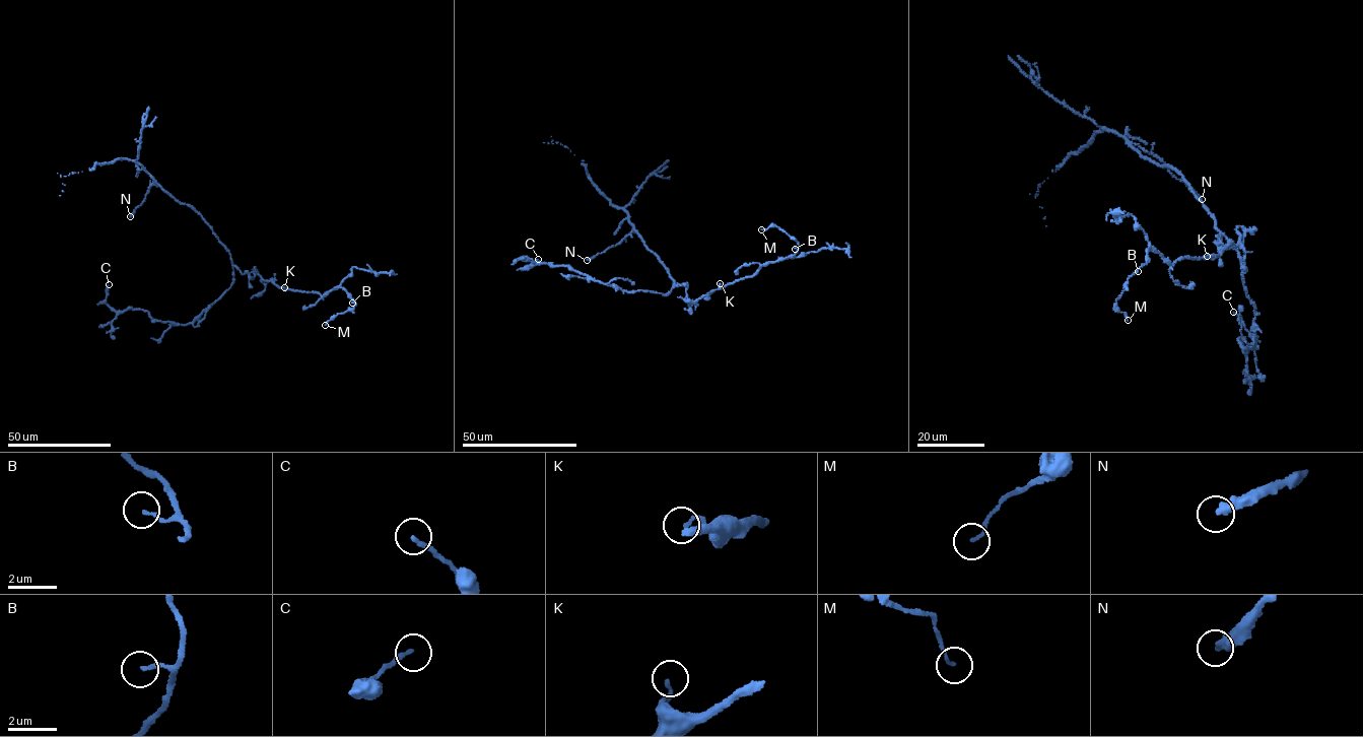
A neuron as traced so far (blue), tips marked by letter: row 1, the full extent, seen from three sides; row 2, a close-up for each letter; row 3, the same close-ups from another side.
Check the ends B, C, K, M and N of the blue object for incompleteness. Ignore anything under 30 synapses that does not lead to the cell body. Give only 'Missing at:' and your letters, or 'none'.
Missing at: none

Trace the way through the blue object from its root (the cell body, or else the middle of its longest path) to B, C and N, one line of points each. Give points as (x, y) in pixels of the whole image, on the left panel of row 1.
B: (230, 254), (232, 264), (251, 278), (255, 267), (264, 280), (279, 287), (322, 295), (341, 286), (352, 303)
C: (230, 254), (231, 285), (186, 324), (155, 321), (141, 310), (115, 312), (106, 303), (109, 284)
N: (230, 254), (203, 217), (167, 193), (153, 178), (143, 201), (130, 216)

